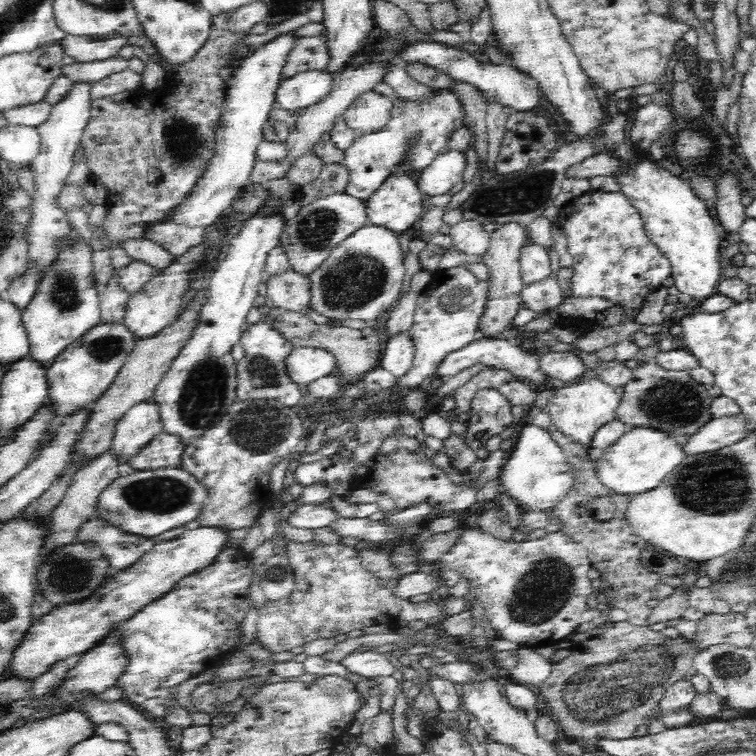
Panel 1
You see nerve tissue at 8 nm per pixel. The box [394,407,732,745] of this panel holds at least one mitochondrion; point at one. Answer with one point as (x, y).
(600, 695)

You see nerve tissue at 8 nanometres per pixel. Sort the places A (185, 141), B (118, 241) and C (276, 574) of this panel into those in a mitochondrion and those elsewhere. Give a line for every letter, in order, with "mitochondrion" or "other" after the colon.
A: mitochondrion
B: other
C: mitochondrion

